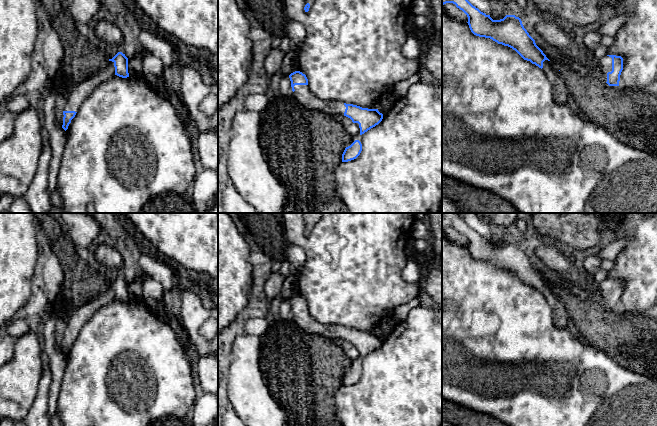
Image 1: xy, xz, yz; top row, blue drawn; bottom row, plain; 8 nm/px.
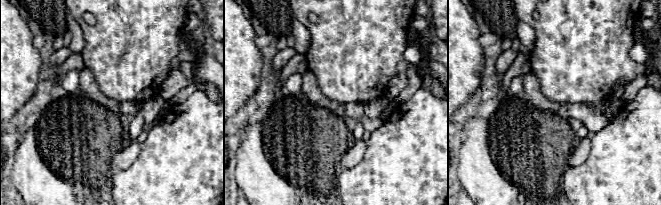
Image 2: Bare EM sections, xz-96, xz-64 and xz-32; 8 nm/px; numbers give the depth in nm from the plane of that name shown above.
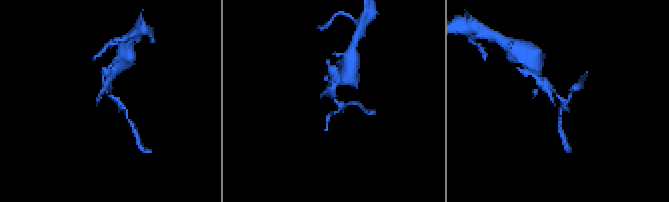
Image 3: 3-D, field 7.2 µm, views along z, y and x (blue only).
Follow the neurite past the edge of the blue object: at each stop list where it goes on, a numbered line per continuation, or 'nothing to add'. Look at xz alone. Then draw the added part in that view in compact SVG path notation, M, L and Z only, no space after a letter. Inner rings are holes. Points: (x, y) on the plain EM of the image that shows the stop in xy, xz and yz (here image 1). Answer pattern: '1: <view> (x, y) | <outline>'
1: xz (302, 317) | M295 309L294 313L292 319L304 333L318 334L334 340L344 339L346 333L344 327L318 322L310 315L308 309Z

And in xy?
1: xy (80, 316) | M106 284L101 293L89 303L73 309L67 320L64 335L78 336L82 327L102 307L110 304L115 299L114 286Z

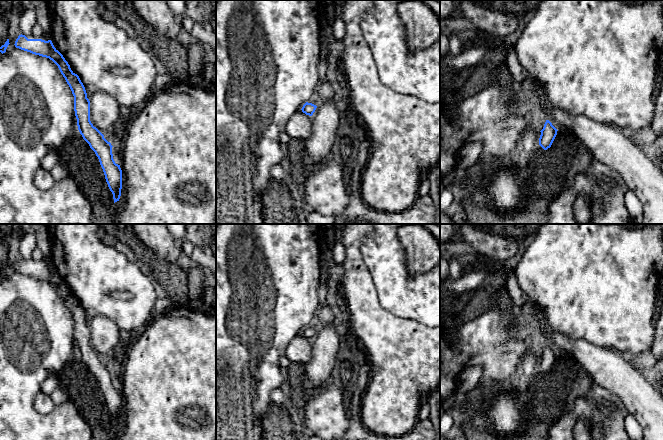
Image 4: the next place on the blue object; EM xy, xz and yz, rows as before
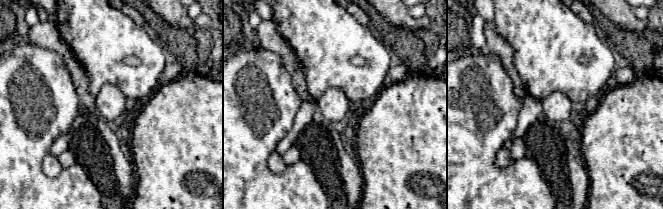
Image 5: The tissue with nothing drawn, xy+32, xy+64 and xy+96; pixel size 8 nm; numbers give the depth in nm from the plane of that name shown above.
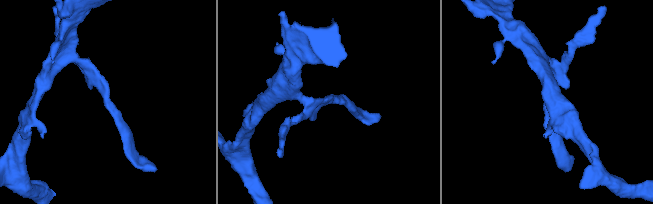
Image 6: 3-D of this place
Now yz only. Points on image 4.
nothing to add

